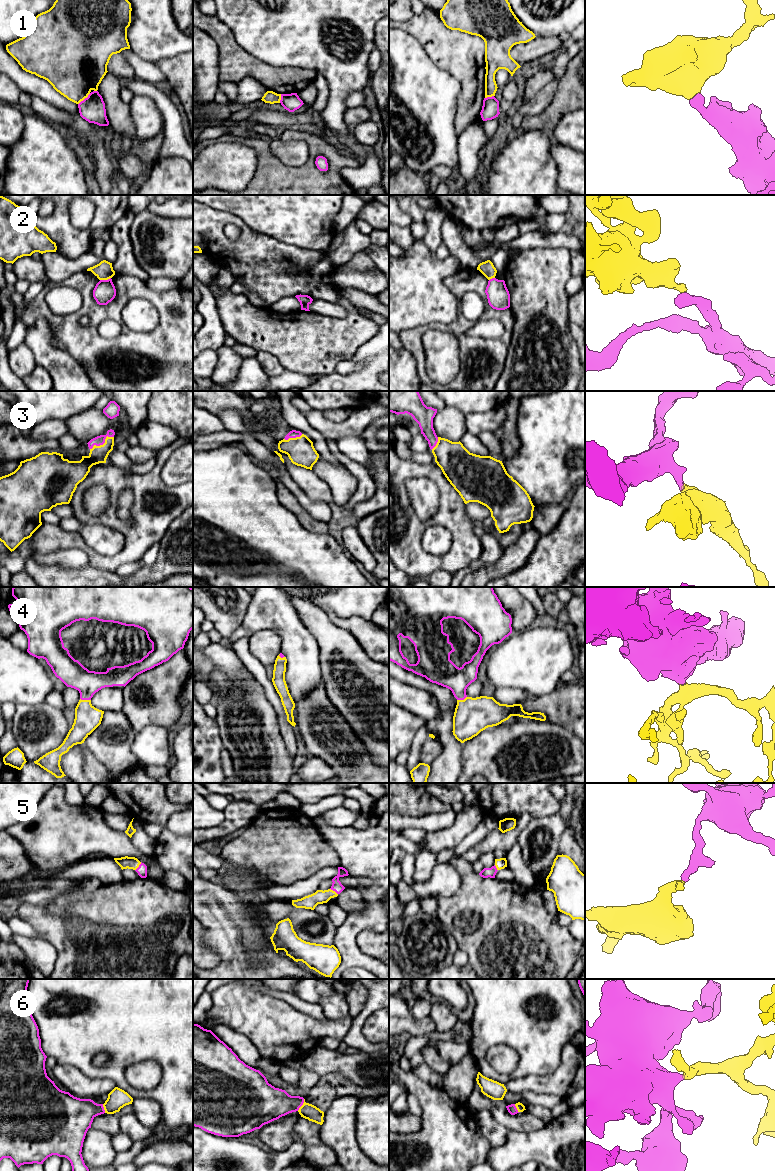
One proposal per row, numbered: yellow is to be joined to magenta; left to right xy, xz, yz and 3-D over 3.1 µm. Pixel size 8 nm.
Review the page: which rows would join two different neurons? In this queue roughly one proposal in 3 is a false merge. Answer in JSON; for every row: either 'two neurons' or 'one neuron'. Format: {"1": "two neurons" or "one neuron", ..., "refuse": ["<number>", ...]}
{"1": "two neurons", "2": "two neurons", "3": "one neuron", "4": "one neuron", "5": "one neuron", "6": "one neuron", "refuse": ["1", "2"]}

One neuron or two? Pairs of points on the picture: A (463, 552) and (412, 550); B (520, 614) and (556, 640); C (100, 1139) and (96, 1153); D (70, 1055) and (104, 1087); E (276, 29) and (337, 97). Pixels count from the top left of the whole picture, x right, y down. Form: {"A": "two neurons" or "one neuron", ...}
{"A": "one neuron", "B": "two neurons", "C": "one neuron", "D": "two neurons", "E": "one neuron"}

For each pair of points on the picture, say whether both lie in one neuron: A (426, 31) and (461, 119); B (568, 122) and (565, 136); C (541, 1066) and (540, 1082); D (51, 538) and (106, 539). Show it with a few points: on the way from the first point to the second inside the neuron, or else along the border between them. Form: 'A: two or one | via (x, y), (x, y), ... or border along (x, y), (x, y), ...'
A: one | via (448, 53), (467, 72), (467, 97)
B: one | via (568, 125), (566, 133)
C: two | border along (560, 1062), (549, 1073), (526, 1075), (517, 1079)
D: two | border along (63, 529), (76, 531), (91, 548), (102, 554)

